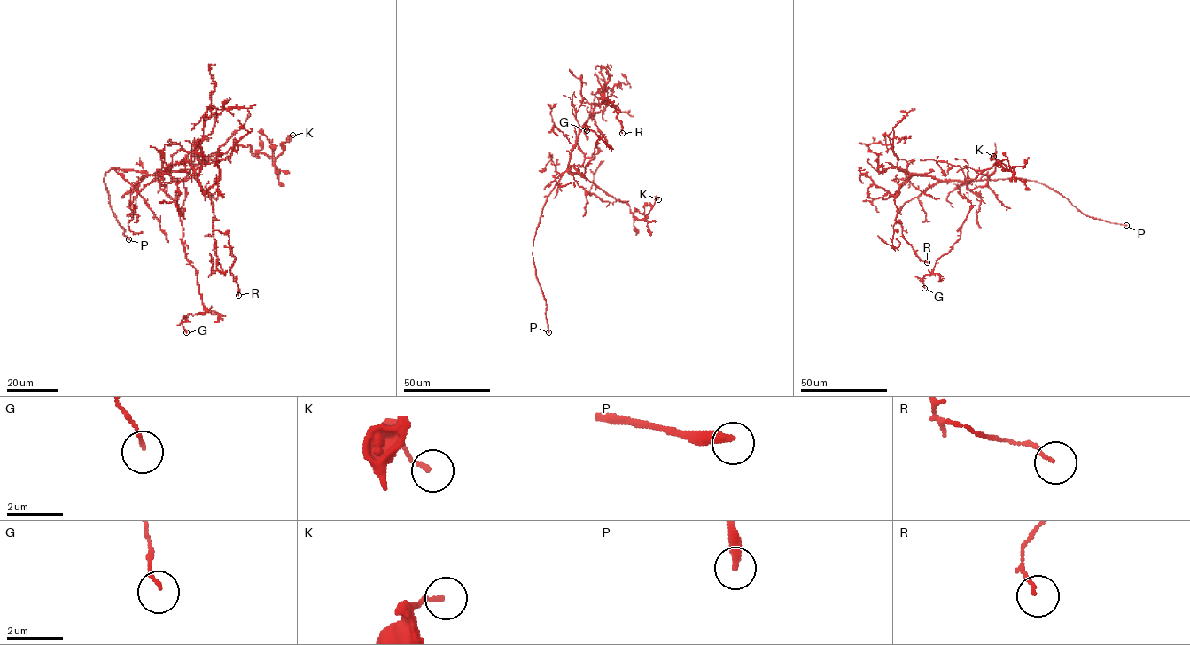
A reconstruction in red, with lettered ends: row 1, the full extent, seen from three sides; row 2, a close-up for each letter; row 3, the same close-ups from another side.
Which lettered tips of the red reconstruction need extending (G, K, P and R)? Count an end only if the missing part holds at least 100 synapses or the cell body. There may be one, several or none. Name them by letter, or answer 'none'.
P

